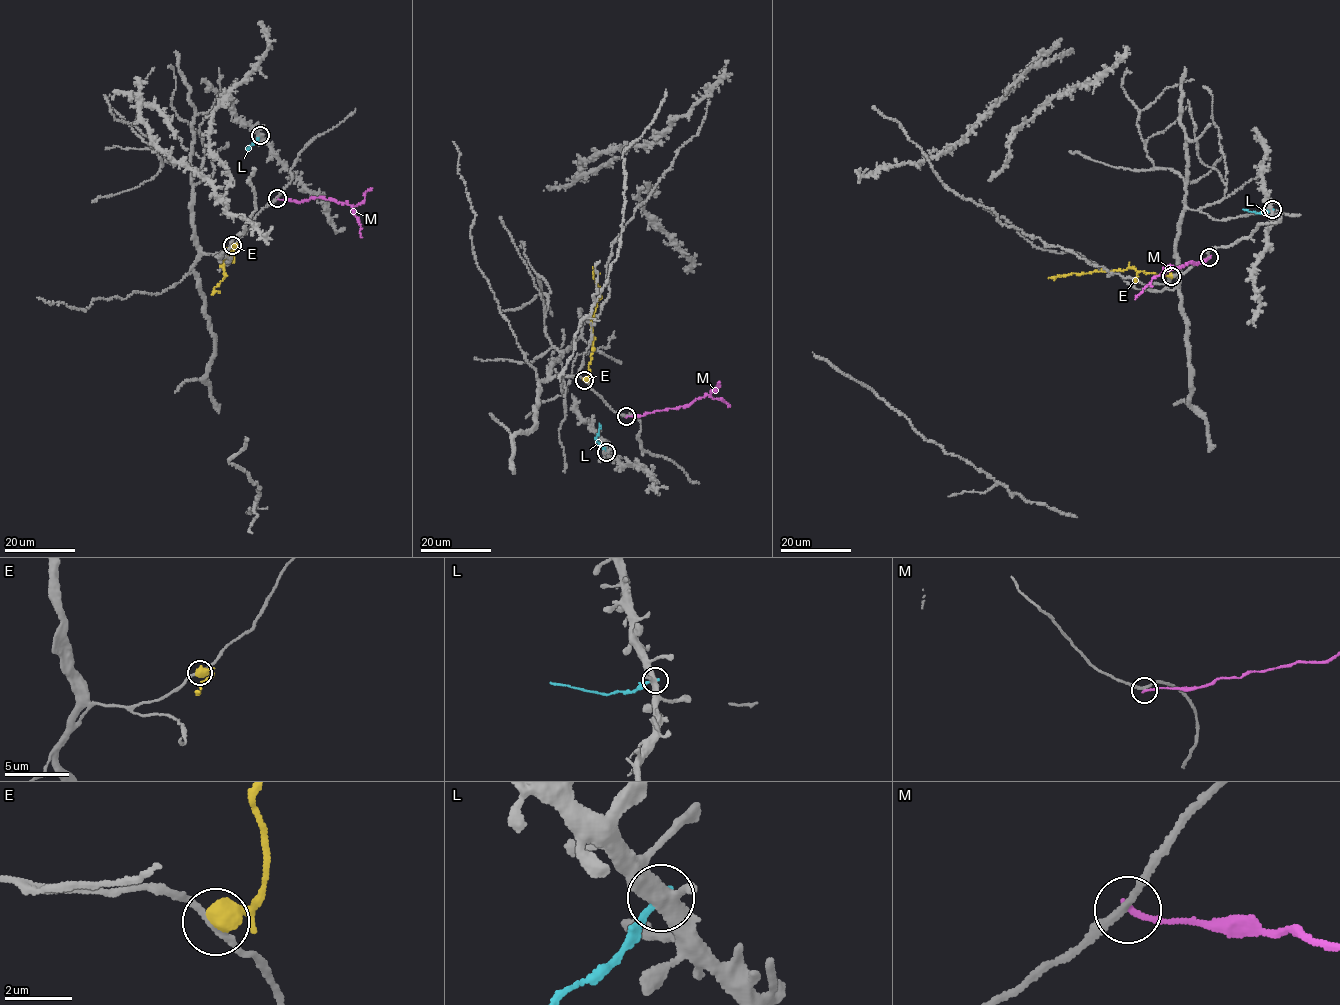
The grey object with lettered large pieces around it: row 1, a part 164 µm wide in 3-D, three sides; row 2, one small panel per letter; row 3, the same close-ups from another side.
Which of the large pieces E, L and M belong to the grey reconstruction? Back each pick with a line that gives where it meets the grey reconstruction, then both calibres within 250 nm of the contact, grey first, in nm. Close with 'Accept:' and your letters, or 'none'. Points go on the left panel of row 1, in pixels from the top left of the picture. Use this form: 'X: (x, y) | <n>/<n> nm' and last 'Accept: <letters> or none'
Accept: none

